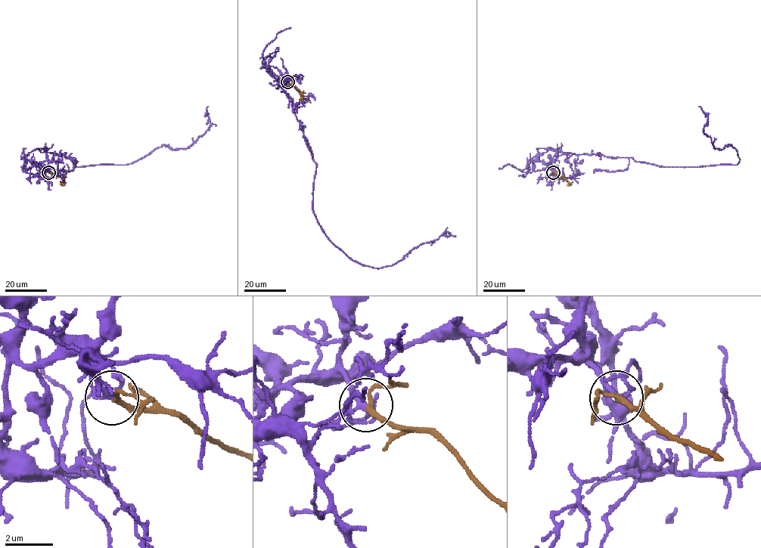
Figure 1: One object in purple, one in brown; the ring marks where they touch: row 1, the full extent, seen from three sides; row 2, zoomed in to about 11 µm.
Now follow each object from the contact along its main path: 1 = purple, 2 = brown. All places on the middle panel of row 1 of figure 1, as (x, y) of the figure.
1: (287, 82), (265, 66), (290, 98), (316, 163), (312, 209), (327, 238), (379, 268), (448, 236), (447, 228)
2: (287, 82), (300, 91), (302, 97), (299, 101)

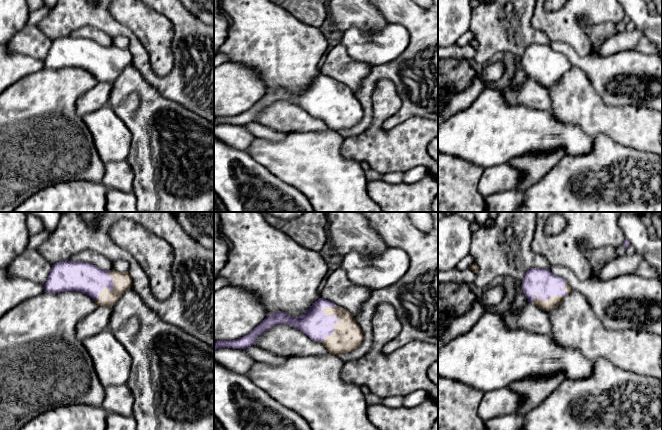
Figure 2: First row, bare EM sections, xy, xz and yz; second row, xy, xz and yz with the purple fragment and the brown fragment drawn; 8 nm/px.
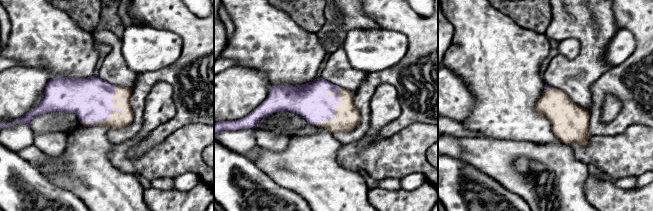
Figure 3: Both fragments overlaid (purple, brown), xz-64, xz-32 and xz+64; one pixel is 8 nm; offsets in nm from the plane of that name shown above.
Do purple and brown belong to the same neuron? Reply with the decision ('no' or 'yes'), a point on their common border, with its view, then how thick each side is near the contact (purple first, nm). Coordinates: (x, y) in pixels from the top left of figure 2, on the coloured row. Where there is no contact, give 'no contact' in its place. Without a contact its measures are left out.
no; contact xz (334, 316); calibres 220 and 240 nm

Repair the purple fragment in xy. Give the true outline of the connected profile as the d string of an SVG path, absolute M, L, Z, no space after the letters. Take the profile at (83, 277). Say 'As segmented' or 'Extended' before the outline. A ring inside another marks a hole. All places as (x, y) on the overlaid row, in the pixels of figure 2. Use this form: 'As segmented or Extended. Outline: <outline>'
As segmented. Outline: M72 260L57 262L52 265L44 288L52 293L81 292L93 300L99 300L98 295L105 287L110 291L114 289L110 271L87 262Z

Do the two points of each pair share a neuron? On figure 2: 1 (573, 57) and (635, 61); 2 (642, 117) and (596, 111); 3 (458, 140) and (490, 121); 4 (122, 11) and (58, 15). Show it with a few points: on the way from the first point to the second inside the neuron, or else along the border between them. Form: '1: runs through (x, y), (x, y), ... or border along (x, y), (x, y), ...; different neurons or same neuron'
1: runs through (588, 63), (620, 63); same neuron
2: runs through (631, 117), (607, 117); same neuron
3: runs through (466, 138), (470, 138), (482, 129); same neuron
4: border along (109, 10), (127, 28); different neurons

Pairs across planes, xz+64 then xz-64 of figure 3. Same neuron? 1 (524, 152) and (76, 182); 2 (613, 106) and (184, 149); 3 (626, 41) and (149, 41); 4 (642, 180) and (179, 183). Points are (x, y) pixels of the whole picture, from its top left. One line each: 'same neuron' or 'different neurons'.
1: same neuron
2: same neuron
3: same neuron
4: same neuron

